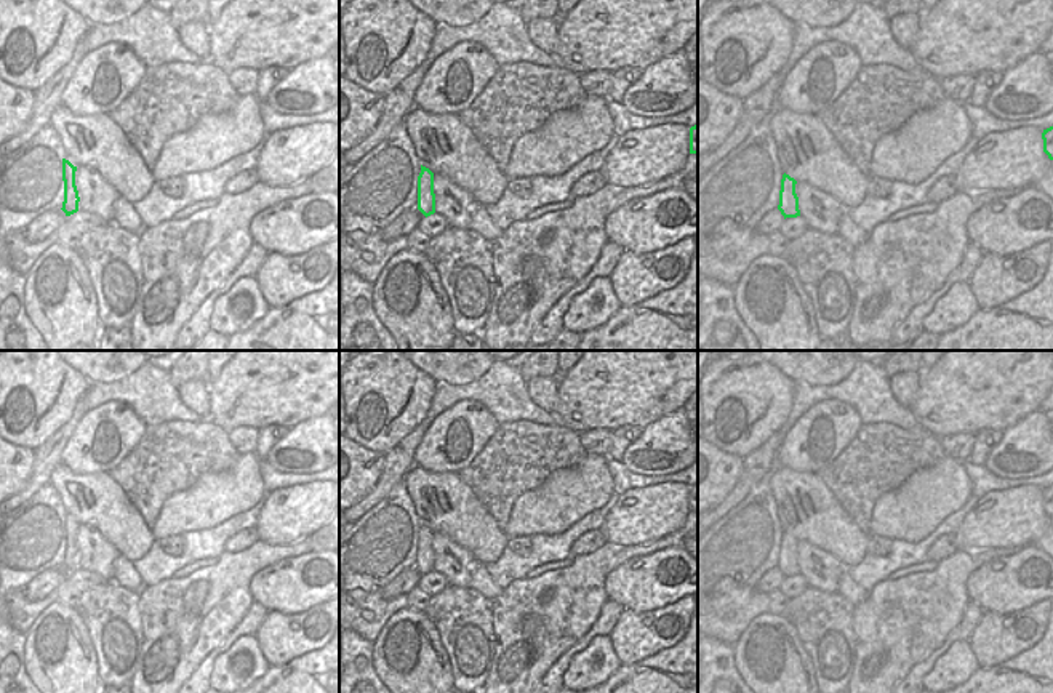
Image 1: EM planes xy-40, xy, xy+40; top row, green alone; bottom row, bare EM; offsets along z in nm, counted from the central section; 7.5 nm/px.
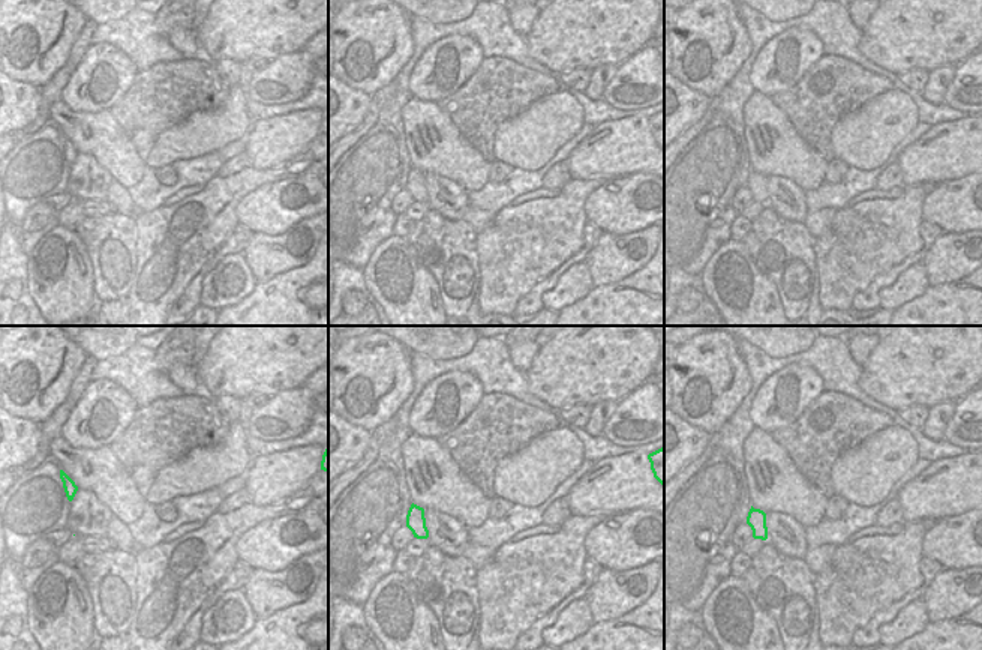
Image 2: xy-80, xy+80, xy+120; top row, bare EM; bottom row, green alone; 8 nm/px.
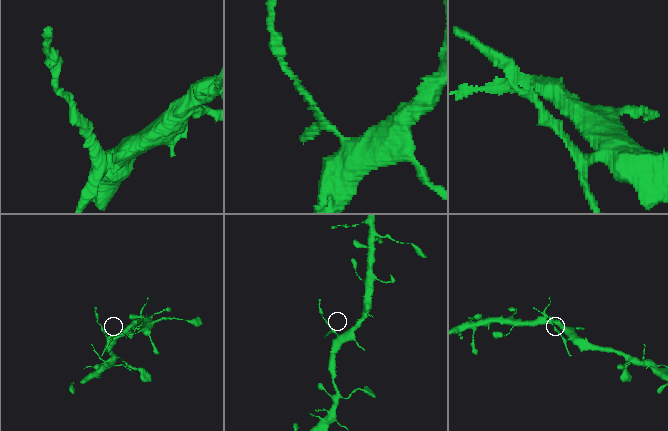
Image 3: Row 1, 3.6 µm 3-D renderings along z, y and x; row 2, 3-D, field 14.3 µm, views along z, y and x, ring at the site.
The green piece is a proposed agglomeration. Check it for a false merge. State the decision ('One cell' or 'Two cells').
One cell.

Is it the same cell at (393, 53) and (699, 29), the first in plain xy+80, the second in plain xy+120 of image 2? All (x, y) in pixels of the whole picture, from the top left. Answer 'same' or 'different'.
same

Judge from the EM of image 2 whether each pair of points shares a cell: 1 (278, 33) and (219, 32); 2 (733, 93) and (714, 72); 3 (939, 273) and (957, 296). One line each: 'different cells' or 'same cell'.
1: same cell
2: different cells
3: different cells

